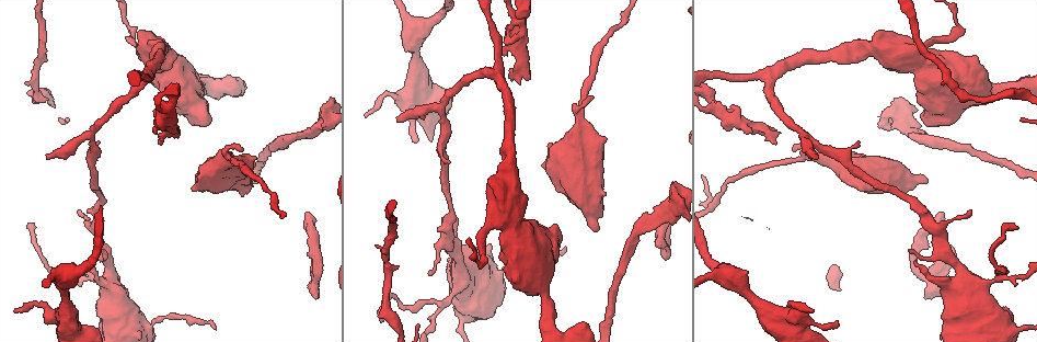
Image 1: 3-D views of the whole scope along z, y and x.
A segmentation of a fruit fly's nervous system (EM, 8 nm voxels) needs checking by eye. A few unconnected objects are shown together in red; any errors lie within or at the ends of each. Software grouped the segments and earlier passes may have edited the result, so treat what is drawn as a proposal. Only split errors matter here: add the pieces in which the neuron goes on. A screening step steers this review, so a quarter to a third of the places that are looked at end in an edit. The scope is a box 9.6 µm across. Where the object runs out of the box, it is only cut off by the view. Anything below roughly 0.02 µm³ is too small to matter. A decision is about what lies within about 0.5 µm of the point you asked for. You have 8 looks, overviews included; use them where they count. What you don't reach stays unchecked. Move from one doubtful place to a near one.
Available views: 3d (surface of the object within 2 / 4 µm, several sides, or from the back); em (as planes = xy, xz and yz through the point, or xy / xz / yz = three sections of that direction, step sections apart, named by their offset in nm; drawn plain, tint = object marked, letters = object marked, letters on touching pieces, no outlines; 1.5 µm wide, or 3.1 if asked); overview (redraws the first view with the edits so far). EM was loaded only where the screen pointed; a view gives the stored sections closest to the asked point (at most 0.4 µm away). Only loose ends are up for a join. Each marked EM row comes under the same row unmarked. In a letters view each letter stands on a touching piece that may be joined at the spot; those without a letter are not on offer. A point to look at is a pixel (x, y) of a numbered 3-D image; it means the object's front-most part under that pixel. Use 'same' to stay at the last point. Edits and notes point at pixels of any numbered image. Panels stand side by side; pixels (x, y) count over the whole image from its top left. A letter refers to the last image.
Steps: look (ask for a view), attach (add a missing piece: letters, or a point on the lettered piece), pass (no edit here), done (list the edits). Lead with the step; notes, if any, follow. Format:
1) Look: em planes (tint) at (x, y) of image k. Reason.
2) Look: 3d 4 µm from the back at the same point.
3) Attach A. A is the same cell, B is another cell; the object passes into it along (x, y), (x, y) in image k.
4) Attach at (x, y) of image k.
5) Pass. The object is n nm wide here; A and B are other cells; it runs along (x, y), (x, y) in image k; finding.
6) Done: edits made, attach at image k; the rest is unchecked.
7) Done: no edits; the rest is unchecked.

Look: 3d 2 µm at (944, 214) of image 1.

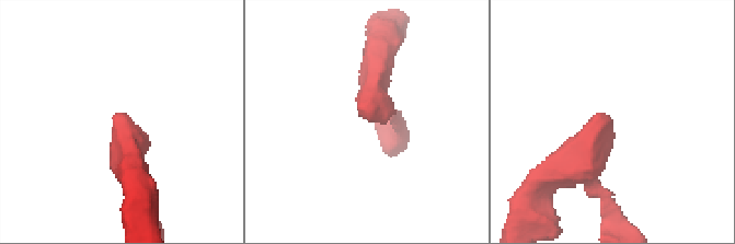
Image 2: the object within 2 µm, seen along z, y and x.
Look: em xz step 4 (tint) at (117, 115) of image 2. Shape alone is not enough.

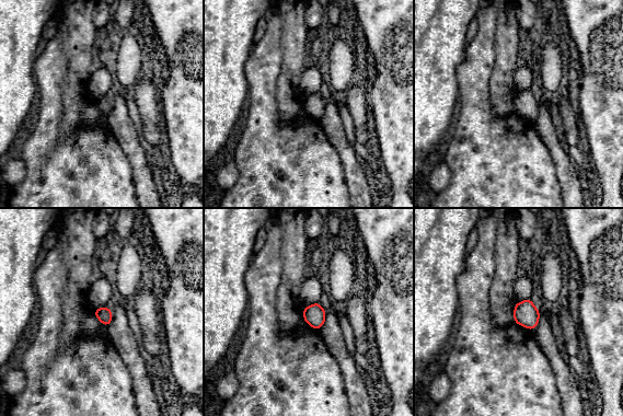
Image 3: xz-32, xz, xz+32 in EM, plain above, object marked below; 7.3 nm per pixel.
Look: em planes (letters) at the same point. Another direction.

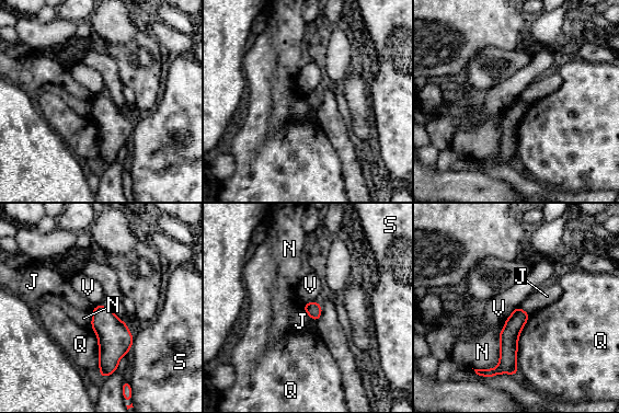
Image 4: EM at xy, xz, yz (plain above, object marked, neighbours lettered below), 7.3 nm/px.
Pass. J, N, Q, S and V are other cells; a border runs along (301, 306), (314, 321) in image 4; none of them fits.

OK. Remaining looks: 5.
Look: em yz step 4 (tint) at (927, 179) of image 1. Thick end.

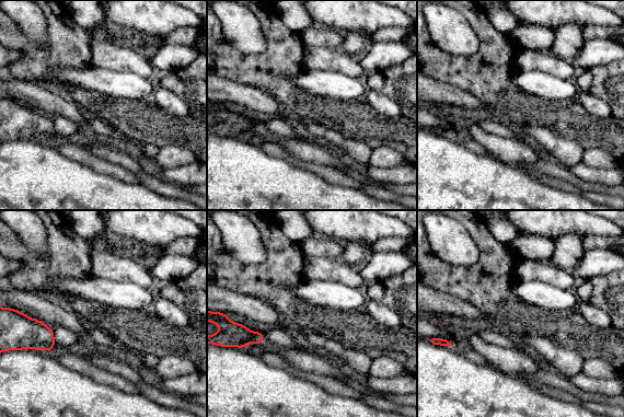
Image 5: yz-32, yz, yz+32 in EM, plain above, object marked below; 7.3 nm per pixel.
Look: em planes (letters) at the same point.

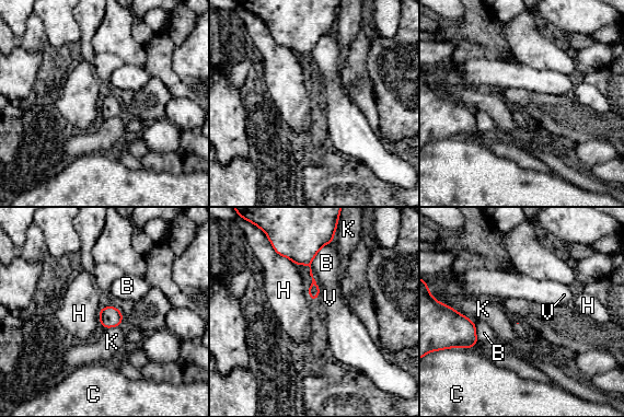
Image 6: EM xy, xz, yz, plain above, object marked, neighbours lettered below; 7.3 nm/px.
Pass. The longest contact is with B, 240 nm; B, C, H, K and V are other cells; none of them fits.

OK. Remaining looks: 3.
Look: em xy step 8 (letters) at (315, 298) of image 1. Branch stops here.

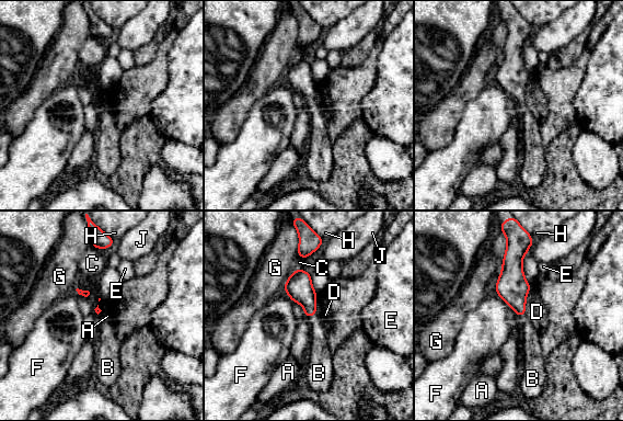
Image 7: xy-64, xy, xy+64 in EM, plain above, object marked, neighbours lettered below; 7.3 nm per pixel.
Attach B. B is the same cell, A, C, D, E, F, G, H and J are other cells; the object passes into it along (299, 287), (310, 316), (319, 349) in image 7; the neuron continues.

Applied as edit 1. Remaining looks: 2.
Done: edits made, attach at image 7; the rest is unchecked.

